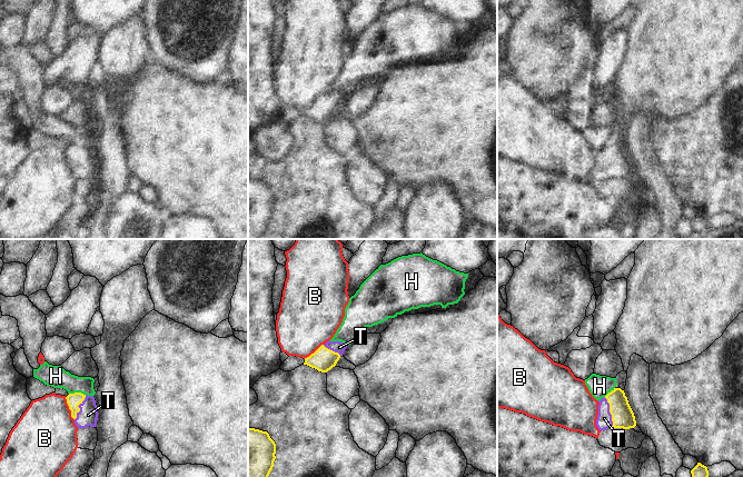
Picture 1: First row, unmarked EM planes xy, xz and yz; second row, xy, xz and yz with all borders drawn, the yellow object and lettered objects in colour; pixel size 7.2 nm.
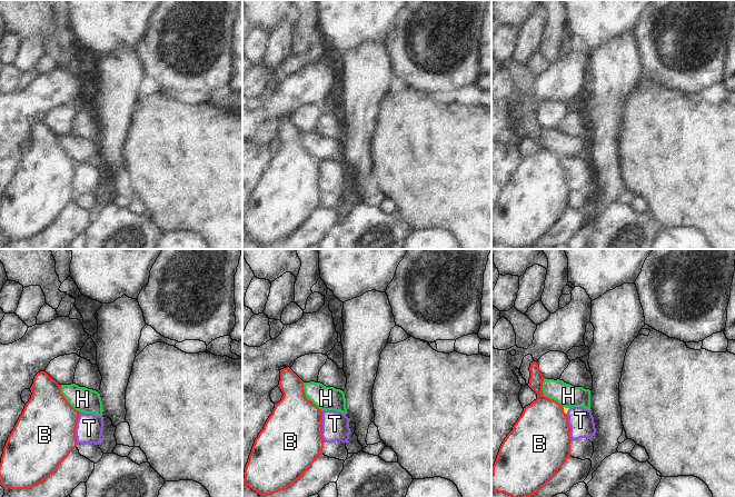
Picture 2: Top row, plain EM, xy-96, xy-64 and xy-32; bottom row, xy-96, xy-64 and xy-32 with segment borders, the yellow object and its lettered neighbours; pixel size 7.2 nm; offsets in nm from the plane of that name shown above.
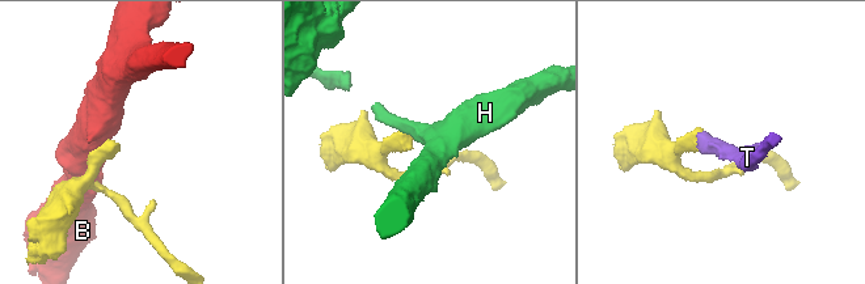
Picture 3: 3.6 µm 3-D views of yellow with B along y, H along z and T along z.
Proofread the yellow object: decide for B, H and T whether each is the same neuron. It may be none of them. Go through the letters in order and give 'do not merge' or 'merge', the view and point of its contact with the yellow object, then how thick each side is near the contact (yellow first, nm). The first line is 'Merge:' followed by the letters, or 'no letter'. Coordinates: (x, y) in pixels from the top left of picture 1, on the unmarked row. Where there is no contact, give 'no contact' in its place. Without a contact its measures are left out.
Merge: T
B: do not merge | xy (69, 159) | 100/440 nm
H: do not merge | xy (78, 143) | 100/160 nm
T: merge | yz (610, 162) | 160/110 nm

